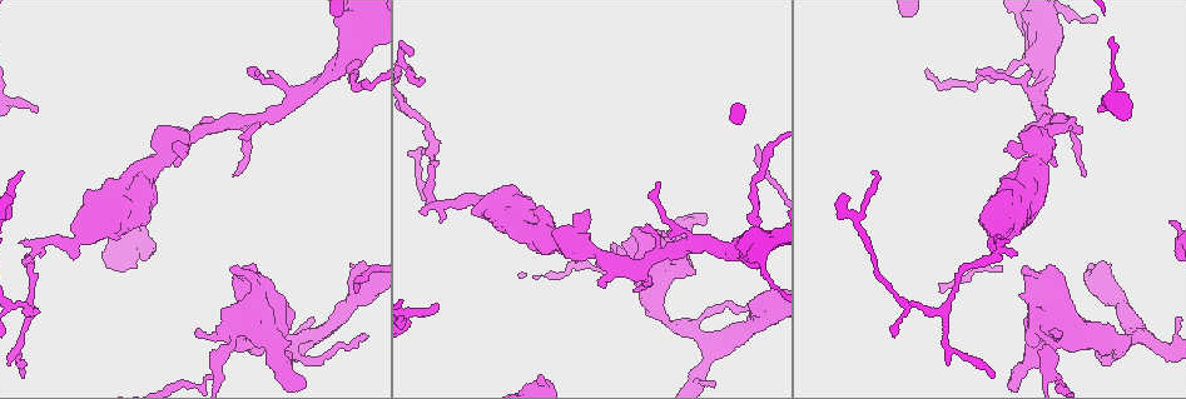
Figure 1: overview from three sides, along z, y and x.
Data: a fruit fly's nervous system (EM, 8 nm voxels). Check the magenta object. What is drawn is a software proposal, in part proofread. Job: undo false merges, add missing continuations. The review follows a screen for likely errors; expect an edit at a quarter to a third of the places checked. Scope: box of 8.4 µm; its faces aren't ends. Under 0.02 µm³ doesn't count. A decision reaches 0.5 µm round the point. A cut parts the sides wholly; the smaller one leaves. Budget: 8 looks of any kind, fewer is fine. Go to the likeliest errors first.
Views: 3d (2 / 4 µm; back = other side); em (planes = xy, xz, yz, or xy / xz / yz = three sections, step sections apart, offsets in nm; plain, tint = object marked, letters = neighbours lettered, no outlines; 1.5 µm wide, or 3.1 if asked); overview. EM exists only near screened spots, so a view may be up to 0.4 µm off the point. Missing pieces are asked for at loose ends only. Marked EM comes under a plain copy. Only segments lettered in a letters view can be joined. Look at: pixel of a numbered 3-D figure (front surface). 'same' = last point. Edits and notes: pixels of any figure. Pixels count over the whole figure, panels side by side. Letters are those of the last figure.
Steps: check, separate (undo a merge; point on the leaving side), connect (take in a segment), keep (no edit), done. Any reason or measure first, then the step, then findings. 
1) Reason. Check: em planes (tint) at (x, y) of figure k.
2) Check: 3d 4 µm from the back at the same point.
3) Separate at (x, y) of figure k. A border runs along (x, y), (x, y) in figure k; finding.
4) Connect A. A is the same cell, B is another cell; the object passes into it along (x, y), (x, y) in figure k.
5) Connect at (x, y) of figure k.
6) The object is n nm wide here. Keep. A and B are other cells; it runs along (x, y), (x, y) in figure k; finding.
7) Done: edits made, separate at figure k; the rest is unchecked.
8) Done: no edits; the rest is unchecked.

Abrupt turn. Check: em xy step 4 (tint) at (33, 247) of figure 1.

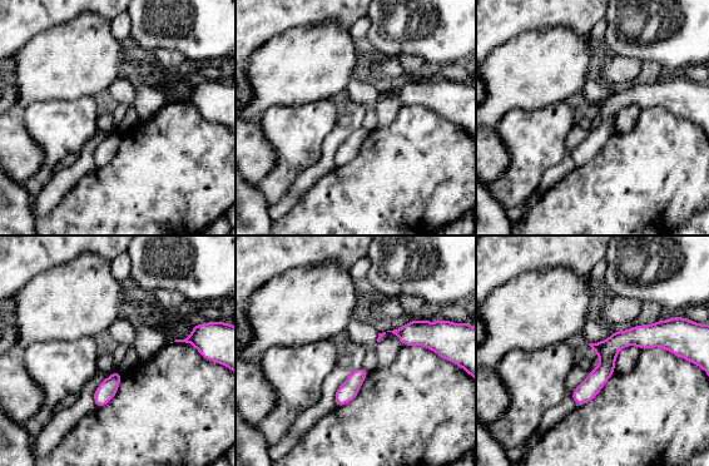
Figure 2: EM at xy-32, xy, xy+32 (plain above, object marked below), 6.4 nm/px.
Check: em planes (letters) at the same point.

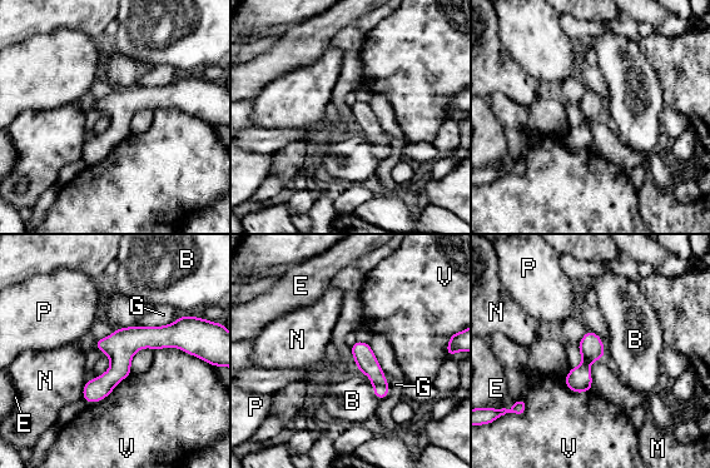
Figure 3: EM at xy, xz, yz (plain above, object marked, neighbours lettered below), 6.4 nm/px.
Keep. B, E, G, M, N, P and V are other cells; it runs along (184, 342), (140, 338), (85, 396) in figure 3; one neuron here.

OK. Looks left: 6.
An open end. Check: em planes (letters) at (200, 332) of figure 1.

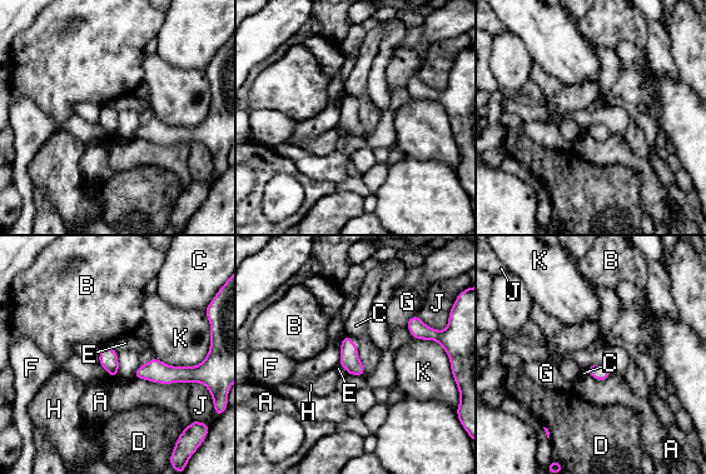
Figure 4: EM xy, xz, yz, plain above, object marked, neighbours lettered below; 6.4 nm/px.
Keep. A, B, C, D, E, F, G, H, J and K are other cells; a border runs along (357, 347), (364, 377) in figure 4; none of them fits.

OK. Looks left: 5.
Calibre changes. Check: 3d 2 µm at (673, 323) of figure 1.

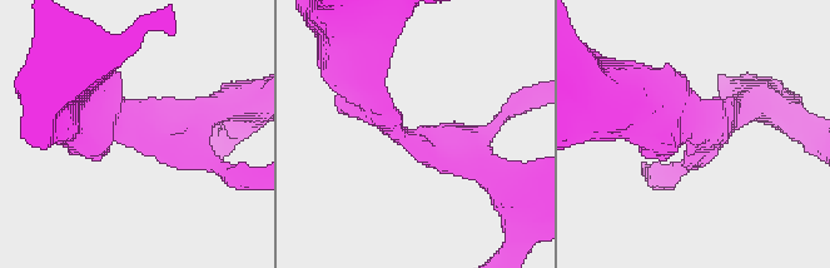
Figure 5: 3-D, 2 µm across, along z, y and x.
3 arms meet here; shape alone is not enough. Check: em xy step 4 (letters) at (698, 130) of figure 5.

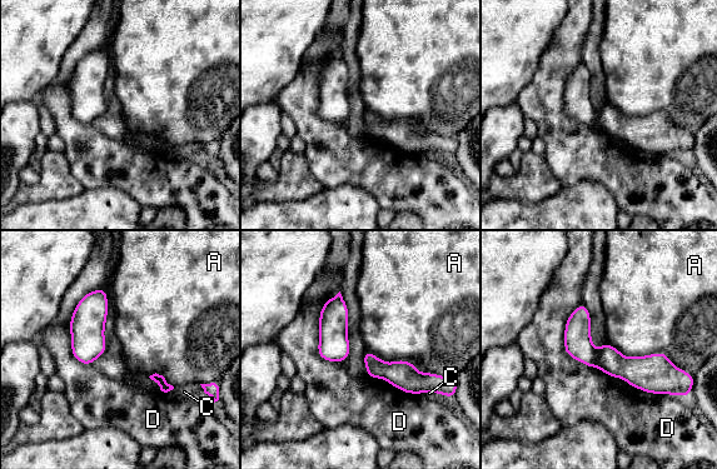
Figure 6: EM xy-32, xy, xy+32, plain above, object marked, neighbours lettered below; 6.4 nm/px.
Keep. A, C and D are other cells; a border runs along (606, 340), (685, 372) in figure 6; all the same neuron.

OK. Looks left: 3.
Done: no edits; the rest is unchecked.

